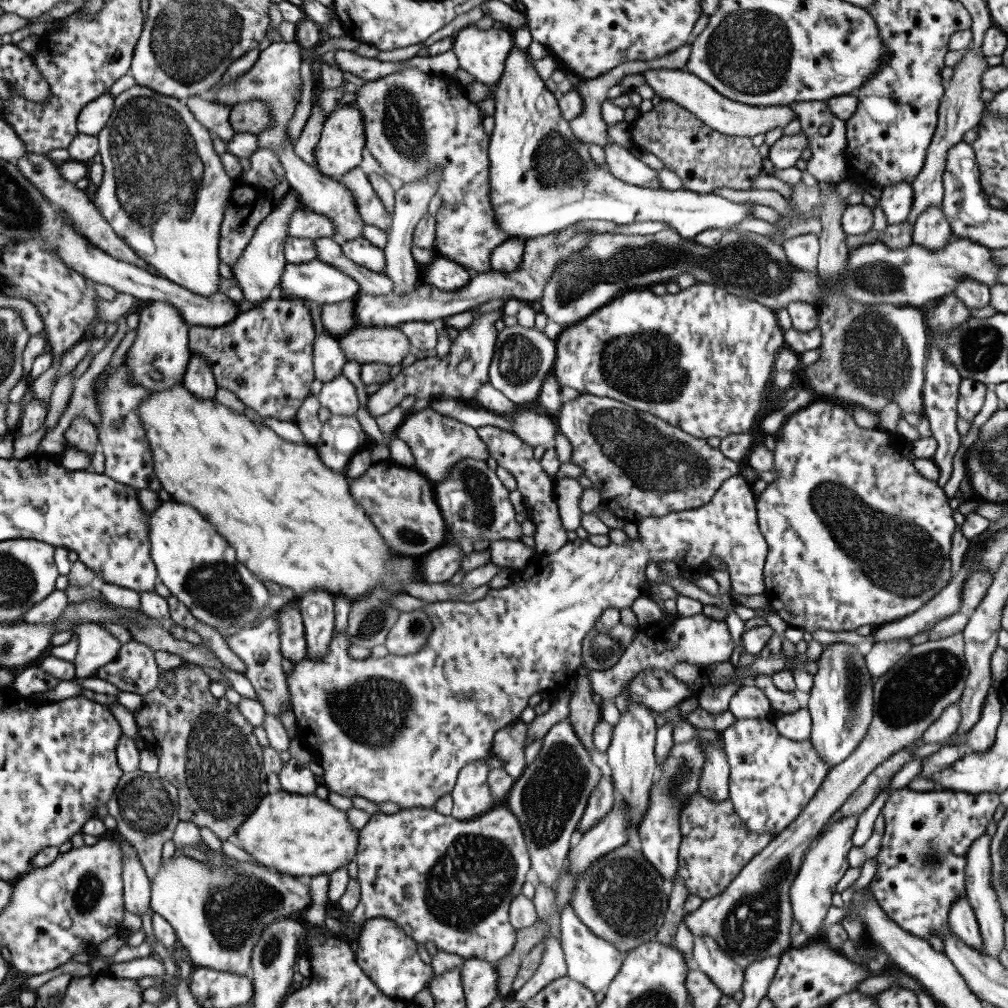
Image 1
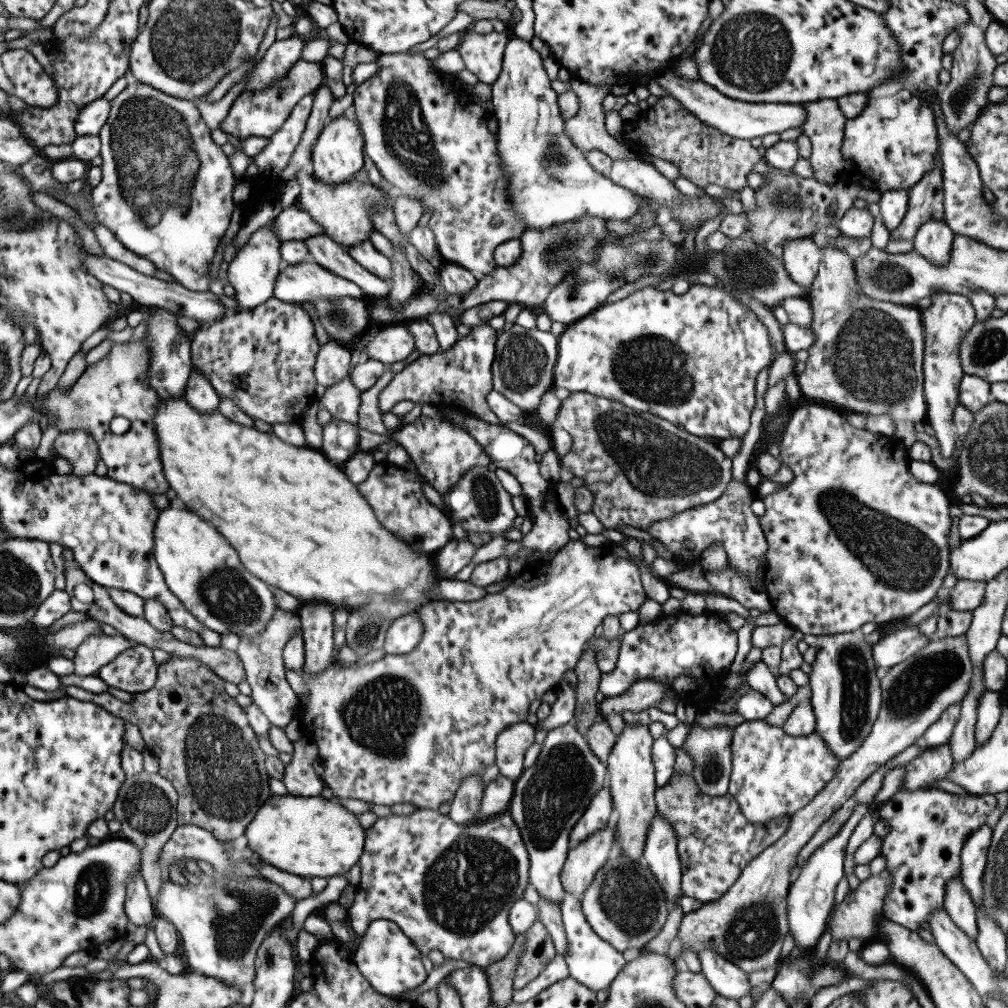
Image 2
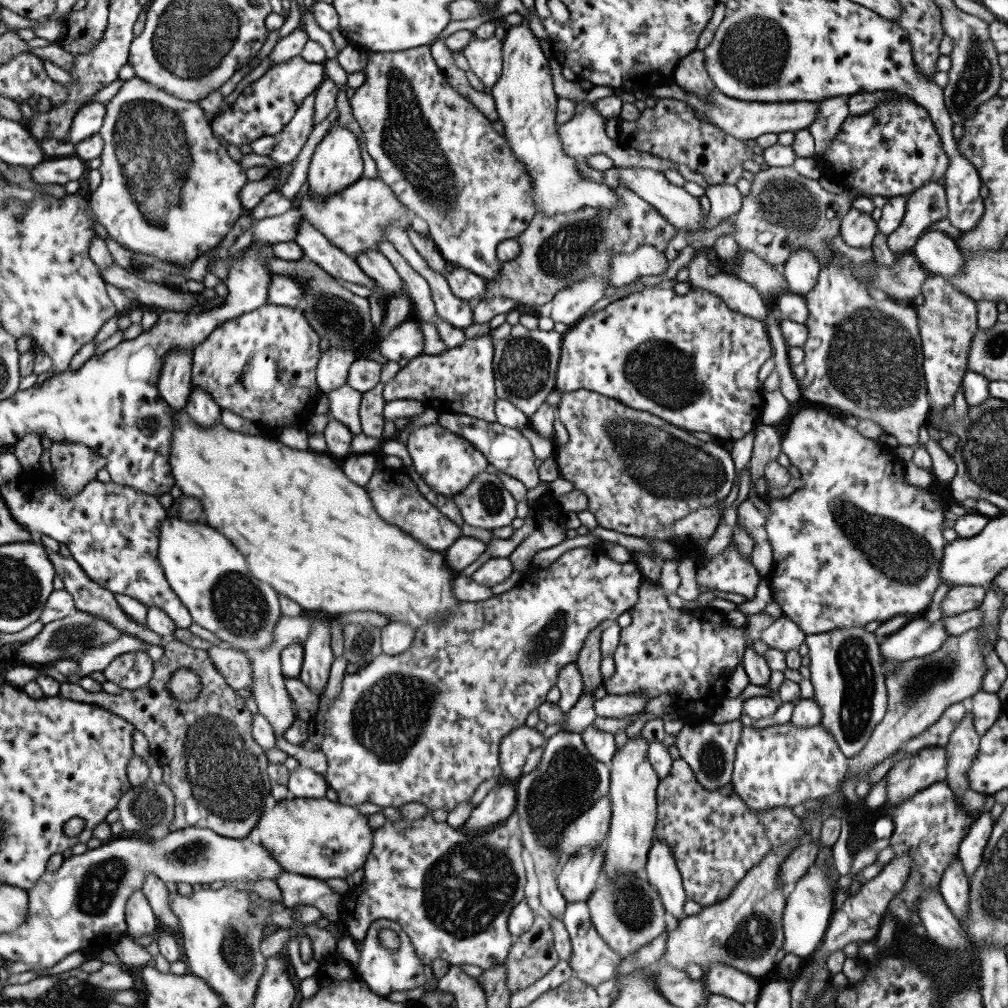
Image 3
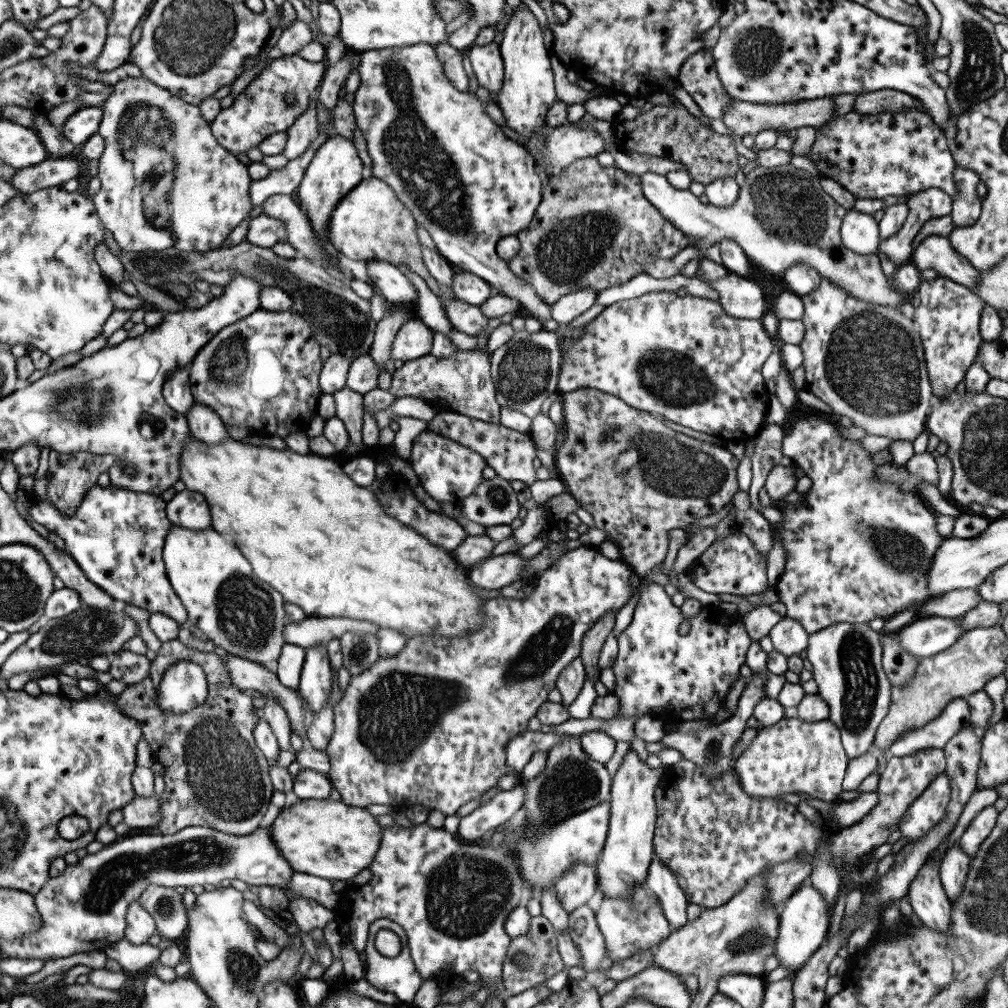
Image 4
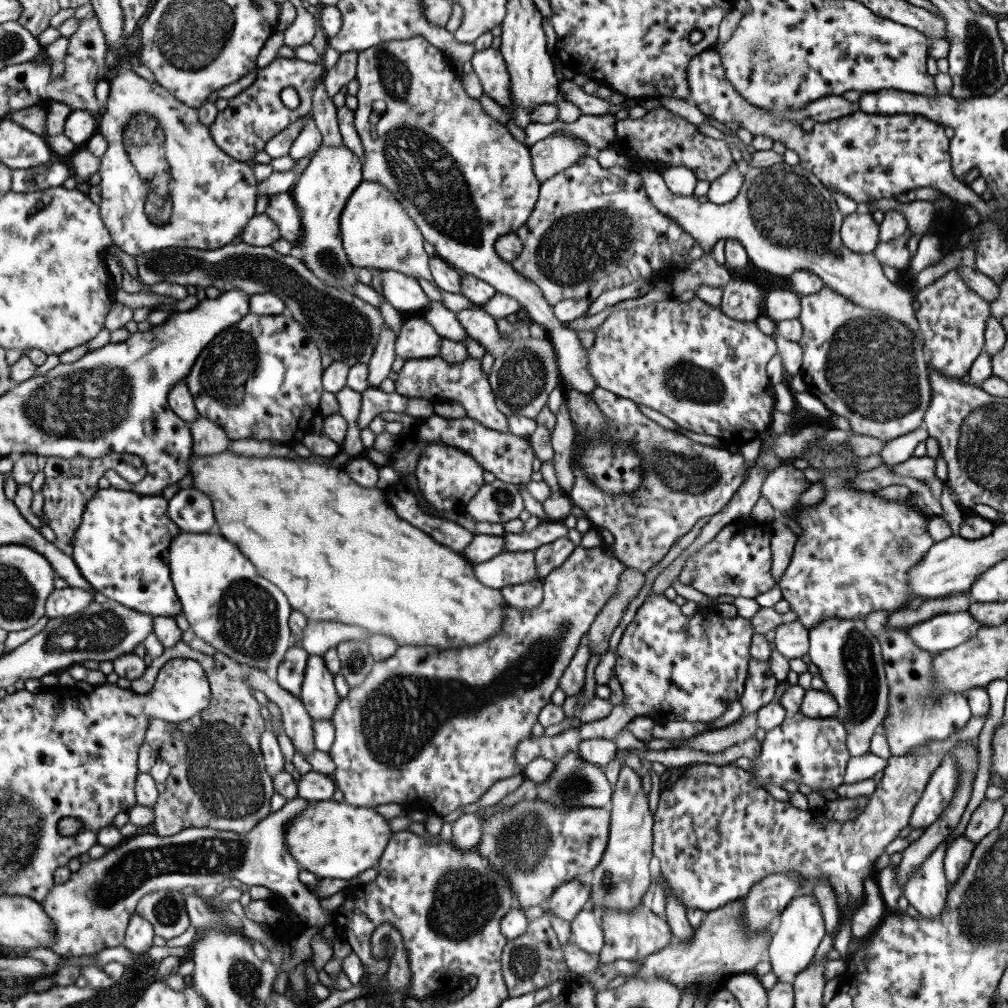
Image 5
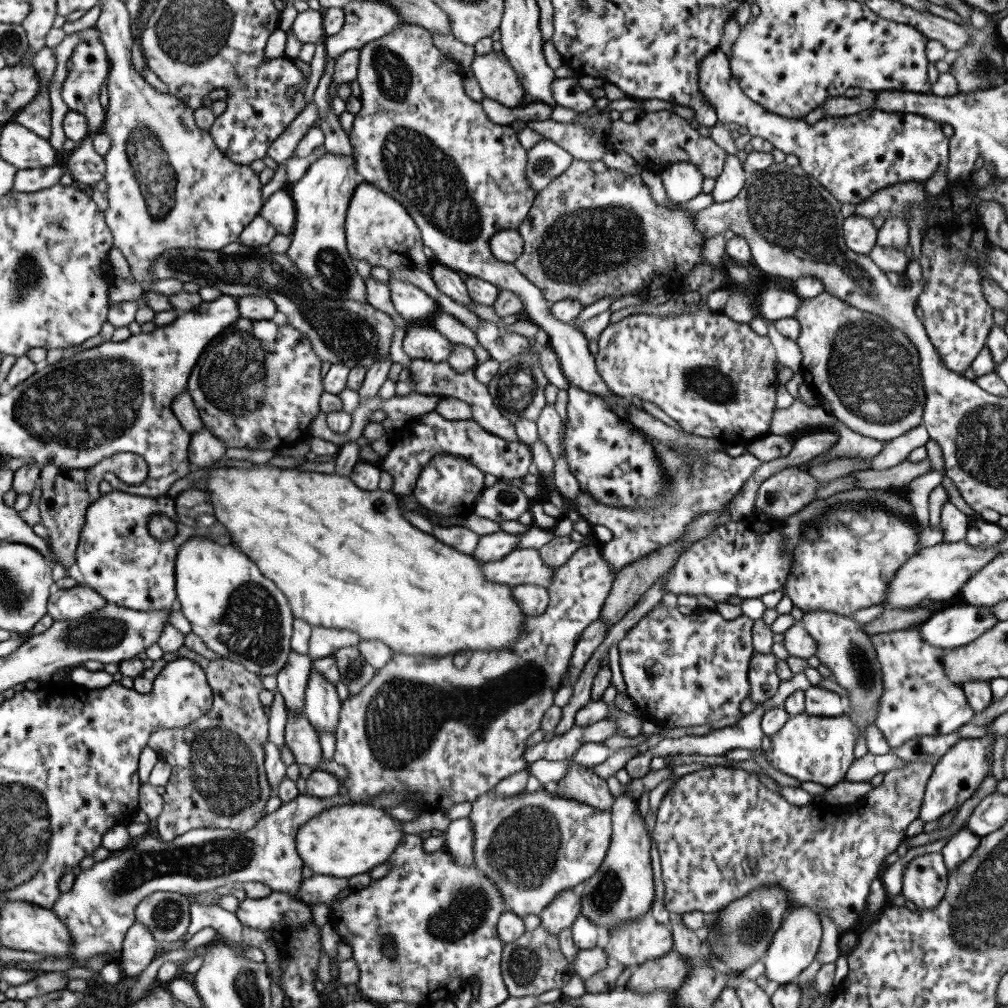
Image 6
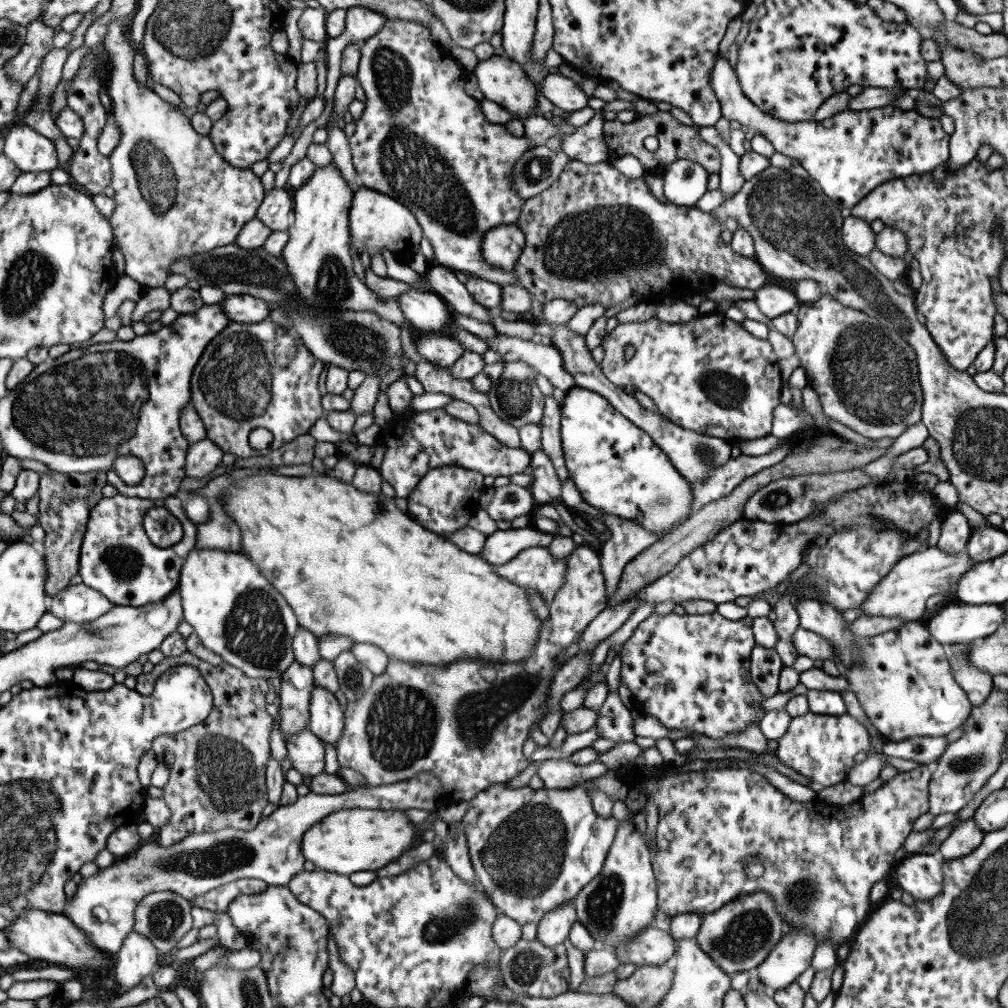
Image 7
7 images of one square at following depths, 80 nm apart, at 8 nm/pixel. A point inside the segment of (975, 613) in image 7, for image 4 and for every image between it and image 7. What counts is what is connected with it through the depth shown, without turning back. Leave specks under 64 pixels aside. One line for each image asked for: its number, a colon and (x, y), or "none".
4: (923, 637)
5: (941, 632)
6: (955, 625)

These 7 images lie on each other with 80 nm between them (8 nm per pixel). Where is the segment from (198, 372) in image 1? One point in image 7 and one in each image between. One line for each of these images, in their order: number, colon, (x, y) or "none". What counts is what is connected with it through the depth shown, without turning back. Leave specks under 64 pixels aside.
2: (198, 393)
3: (200, 407)
4: (203, 424)
5: (208, 438)
6: (204, 449)
7: (202, 457)

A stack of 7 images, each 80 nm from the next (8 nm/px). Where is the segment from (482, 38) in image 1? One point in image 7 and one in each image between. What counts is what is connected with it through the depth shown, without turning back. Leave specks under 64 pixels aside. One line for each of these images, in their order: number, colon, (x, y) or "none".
2: (482, 53)
3: (484, 58)
4: (486, 63)
5: (489, 67)
6: (497, 80)
7: (500, 80)

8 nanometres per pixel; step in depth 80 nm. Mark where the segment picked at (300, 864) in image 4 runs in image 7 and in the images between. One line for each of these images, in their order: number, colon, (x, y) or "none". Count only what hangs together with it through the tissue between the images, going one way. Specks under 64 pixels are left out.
5: (332, 840)
6: (346, 840)
7: (346, 841)

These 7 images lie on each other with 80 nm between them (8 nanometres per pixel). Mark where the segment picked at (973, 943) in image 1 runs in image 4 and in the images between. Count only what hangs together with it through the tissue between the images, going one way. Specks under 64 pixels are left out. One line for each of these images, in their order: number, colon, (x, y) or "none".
2: (957, 902)
3: (953, 887)
4: (953, 867)

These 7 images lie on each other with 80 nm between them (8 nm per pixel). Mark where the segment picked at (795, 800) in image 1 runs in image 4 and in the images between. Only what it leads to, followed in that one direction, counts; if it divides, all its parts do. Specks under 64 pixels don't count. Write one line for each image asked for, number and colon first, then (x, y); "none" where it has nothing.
2: (772, 774)
3: (779, 766)
4: (792, 755)

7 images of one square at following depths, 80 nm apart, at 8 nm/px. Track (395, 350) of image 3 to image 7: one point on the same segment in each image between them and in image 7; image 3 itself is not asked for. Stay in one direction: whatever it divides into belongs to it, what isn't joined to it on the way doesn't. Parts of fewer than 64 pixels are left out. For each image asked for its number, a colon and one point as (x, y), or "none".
4: (413, 339)
5: (416, 339)
6: (421, 341)
7: (439, 350)

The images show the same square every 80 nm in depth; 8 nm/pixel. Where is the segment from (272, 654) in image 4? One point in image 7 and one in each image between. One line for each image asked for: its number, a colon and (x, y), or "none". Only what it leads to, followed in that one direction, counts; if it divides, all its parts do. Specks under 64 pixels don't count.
5: (226, 603)
6: (241, 616)
7: (235, 613)

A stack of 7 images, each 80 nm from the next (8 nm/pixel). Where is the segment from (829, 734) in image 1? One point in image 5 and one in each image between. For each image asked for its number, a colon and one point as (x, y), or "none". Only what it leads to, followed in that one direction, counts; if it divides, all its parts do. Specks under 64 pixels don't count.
2: (845, 696)
3: (848, 686)
4: (845, 657)
5: (847, 655)

